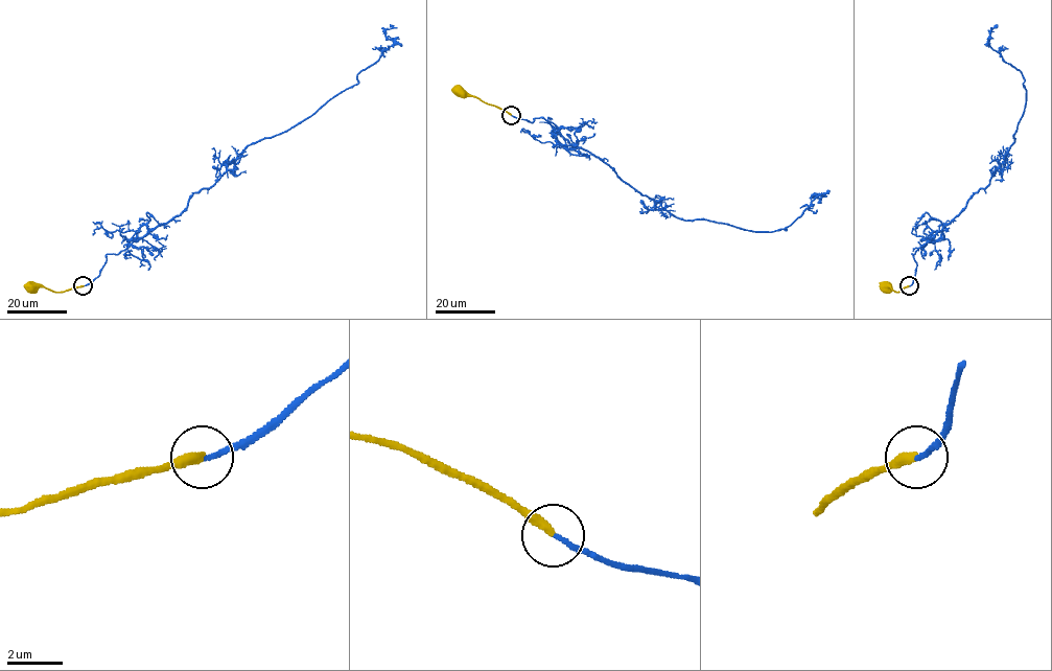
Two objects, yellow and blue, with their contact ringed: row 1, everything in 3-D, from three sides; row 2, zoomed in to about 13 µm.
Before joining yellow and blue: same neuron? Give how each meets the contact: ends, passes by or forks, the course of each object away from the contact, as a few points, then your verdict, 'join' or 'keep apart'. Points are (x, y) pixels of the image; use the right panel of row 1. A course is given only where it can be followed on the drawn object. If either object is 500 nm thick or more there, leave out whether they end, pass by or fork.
yellow ends there; blue ends there; yellow runs (910, 285), (894, 292), (883, 284); blue runs (910, 285), (912, 253), (942, 239), (1014, 141), (1025, 78), (988, 44), (998, 24); keep apart

